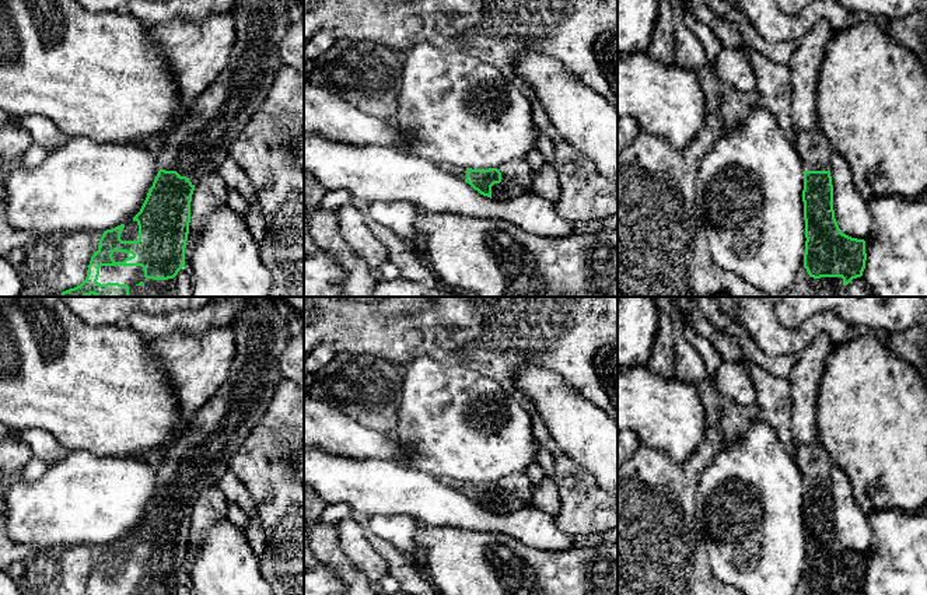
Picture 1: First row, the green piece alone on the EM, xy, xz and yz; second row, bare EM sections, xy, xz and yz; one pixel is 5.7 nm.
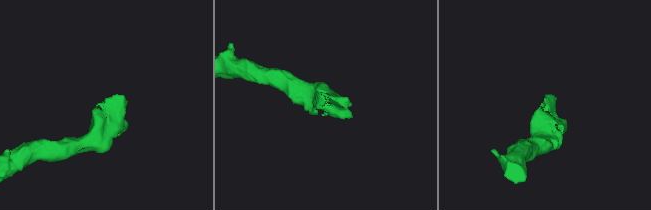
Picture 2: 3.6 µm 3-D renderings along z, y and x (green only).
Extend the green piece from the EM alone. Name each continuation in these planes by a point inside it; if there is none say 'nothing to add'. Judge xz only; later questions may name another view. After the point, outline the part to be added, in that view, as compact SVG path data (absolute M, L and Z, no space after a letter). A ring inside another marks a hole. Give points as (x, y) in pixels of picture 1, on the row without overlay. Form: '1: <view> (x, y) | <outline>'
1: xz (507, 501) | M501 487L501 496L492 500L492 514L503 515L531 505Z

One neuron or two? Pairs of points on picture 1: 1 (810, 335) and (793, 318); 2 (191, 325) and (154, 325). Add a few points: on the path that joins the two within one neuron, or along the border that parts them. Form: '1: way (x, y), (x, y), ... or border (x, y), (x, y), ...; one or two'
1: border (772, 311), (789, 328), (831, 312); two
2: way (182, 325), (163, 325); one

